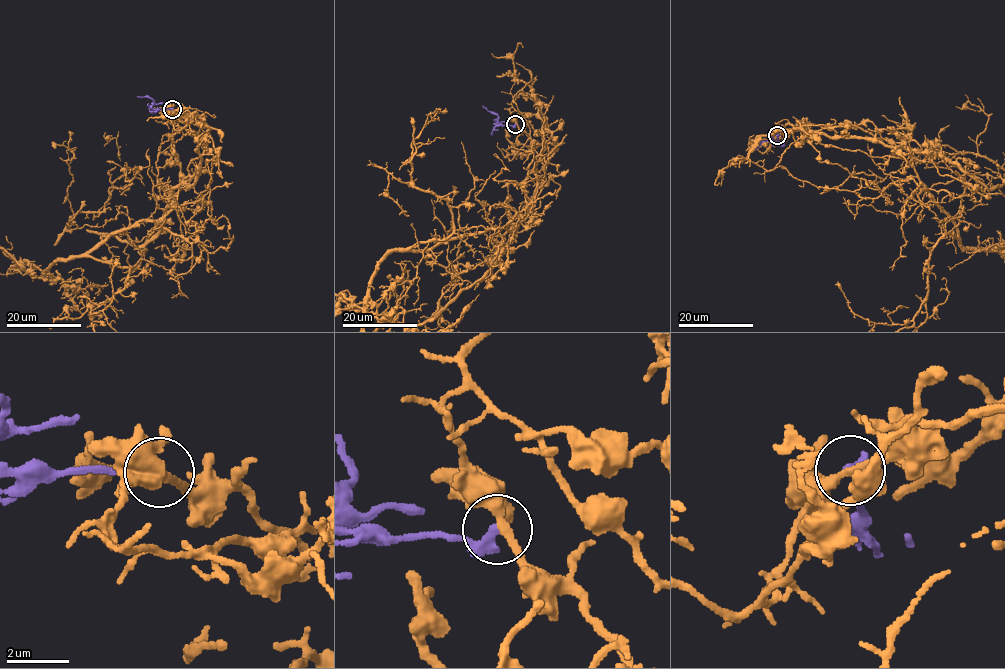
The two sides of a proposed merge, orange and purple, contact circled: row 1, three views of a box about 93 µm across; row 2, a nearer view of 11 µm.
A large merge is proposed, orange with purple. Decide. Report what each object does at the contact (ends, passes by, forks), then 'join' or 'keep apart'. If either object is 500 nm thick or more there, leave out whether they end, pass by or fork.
orange passes by | purple ends | keep apart

